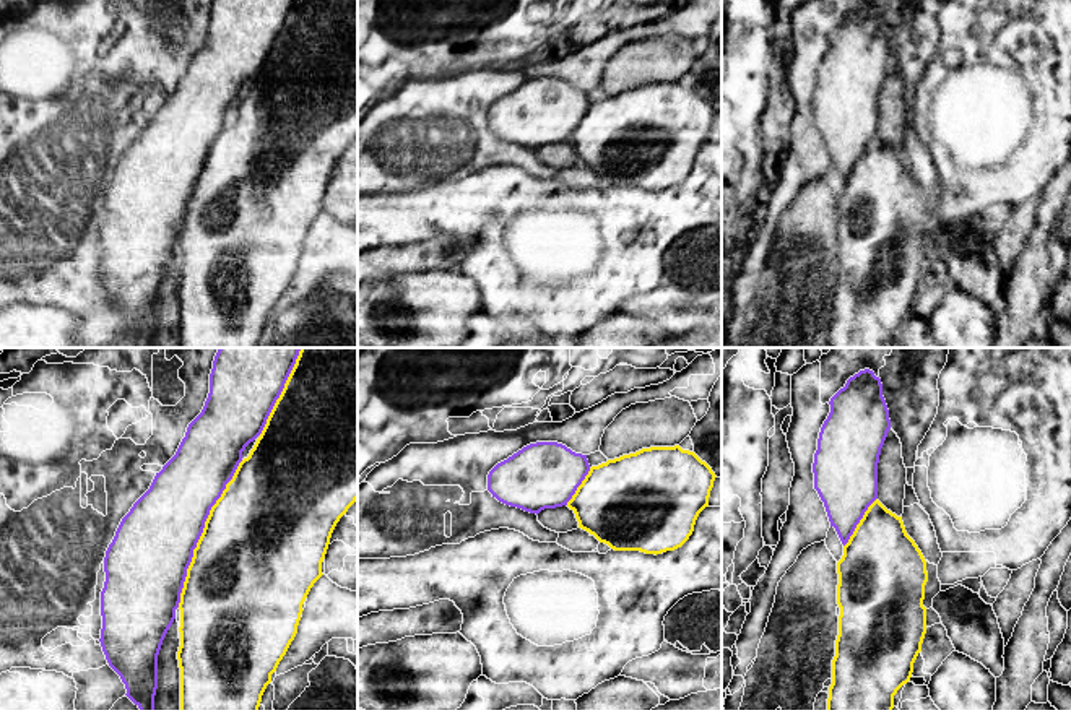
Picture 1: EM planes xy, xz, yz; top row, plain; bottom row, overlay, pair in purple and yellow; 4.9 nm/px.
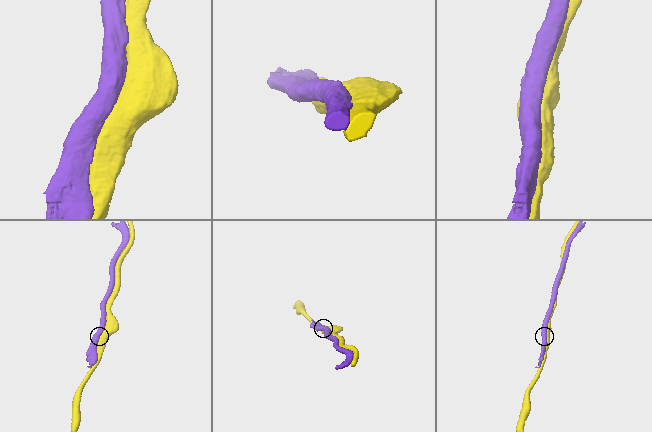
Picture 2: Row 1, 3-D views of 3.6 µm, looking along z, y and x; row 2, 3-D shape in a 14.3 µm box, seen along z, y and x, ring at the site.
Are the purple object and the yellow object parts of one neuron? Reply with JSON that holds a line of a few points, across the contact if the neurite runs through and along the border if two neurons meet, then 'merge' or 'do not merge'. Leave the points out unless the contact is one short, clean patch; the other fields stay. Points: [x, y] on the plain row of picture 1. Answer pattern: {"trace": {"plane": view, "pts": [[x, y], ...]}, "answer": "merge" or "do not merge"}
{"answer": "do not merge"}

